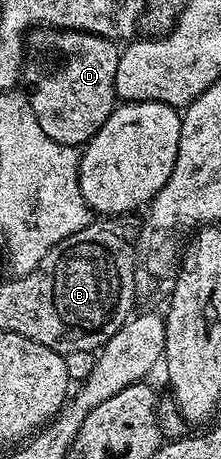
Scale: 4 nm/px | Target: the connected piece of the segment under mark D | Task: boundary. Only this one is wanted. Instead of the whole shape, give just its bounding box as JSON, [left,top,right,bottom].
[24,25,120,148]

